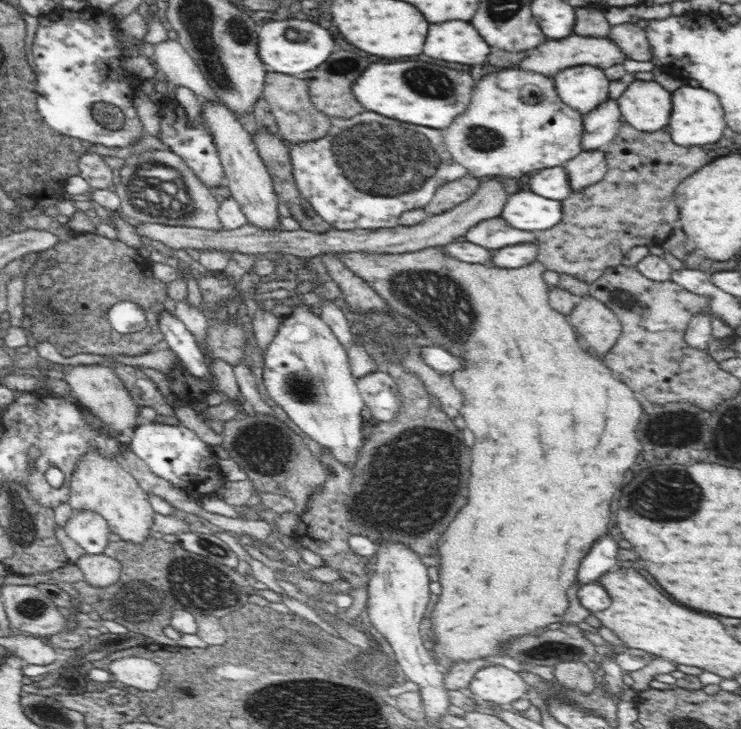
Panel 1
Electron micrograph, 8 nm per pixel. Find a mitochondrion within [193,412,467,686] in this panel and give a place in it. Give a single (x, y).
(410, 483)

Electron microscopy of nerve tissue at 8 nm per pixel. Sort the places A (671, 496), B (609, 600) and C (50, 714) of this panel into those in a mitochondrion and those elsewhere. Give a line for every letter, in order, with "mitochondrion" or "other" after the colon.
A: mitochondrion
B: other
C: mitochondrion

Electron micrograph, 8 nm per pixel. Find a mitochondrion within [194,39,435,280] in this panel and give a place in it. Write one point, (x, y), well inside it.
(340, 67)

